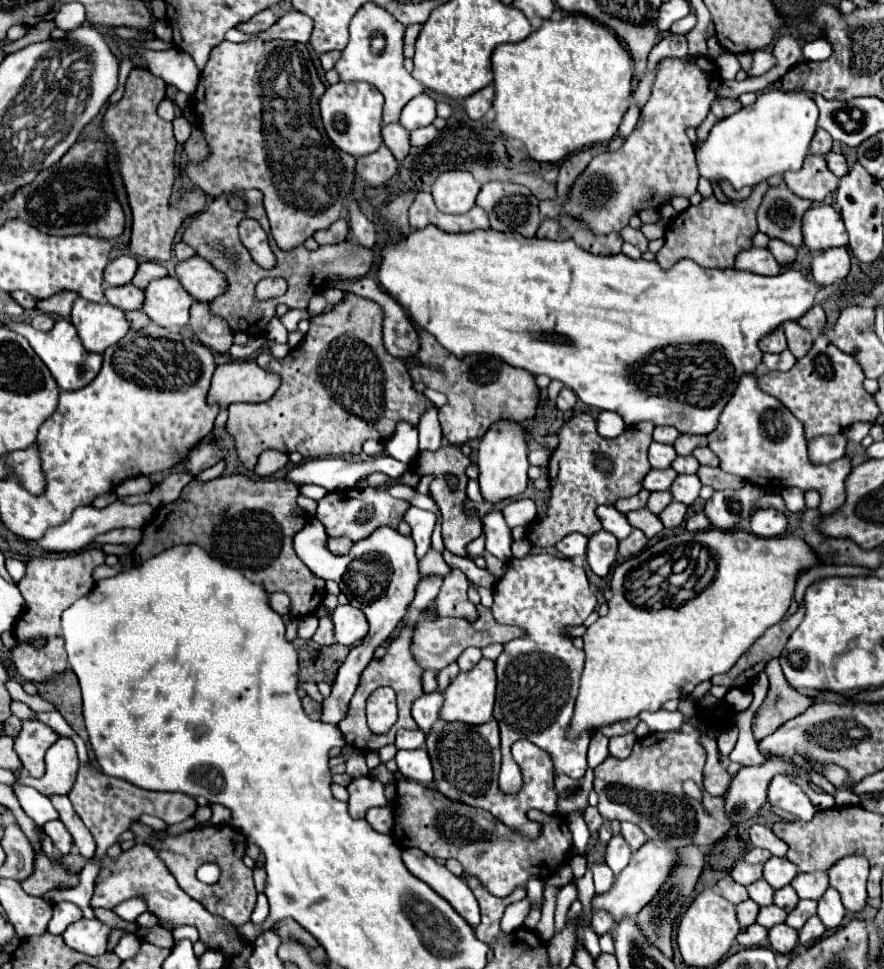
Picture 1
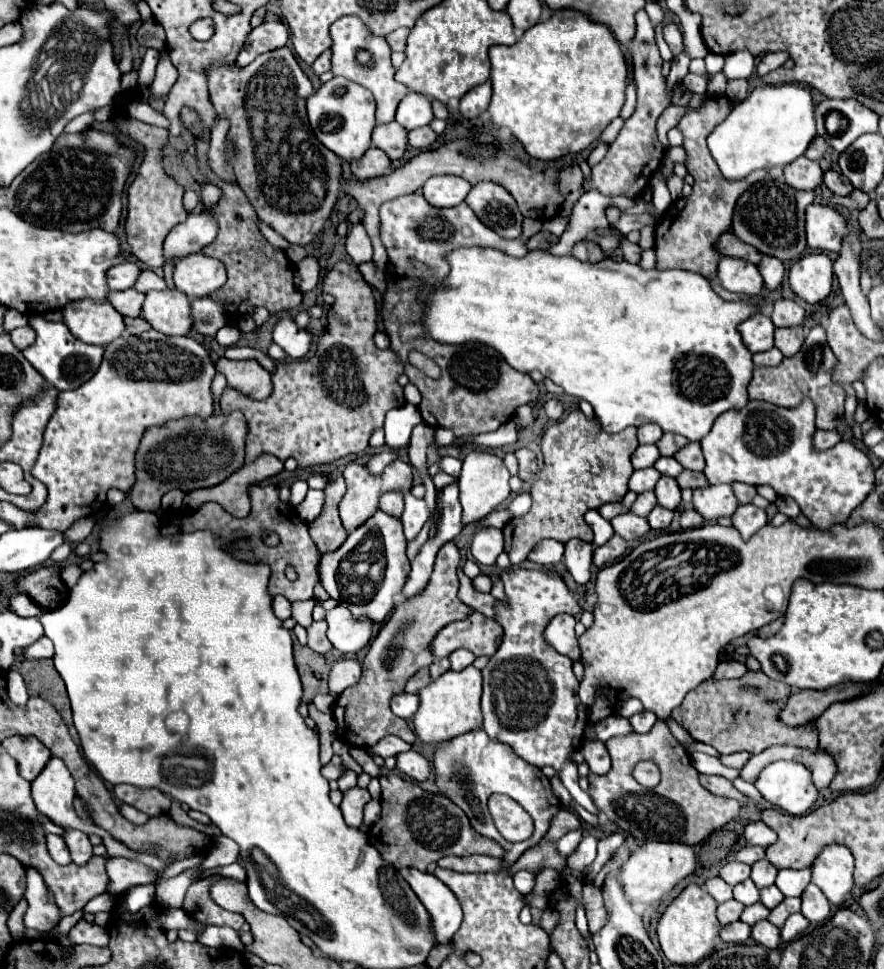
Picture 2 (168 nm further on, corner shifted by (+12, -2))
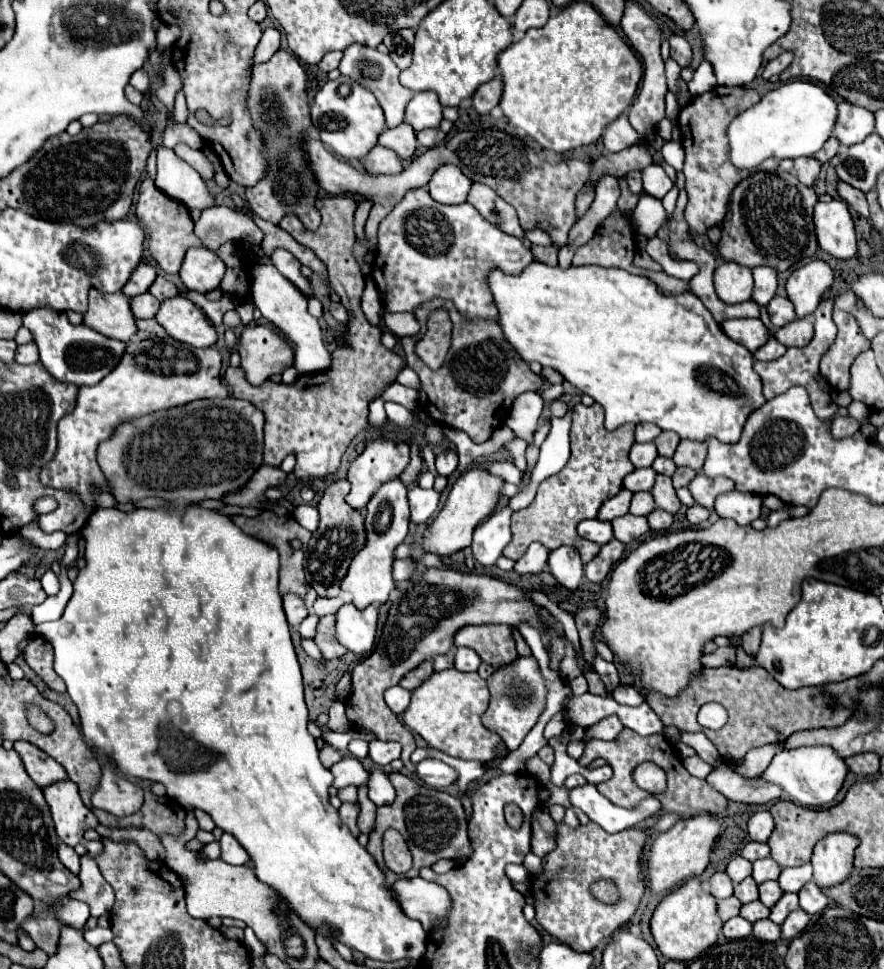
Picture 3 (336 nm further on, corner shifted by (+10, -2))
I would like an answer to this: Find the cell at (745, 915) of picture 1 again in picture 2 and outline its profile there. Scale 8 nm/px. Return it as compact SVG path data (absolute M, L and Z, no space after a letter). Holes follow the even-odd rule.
M730 899L730 901L726 901L726 903L720 903L720 905L718 905L718 921L720 921L722 925L734 923L734 921L740 919L742 911L744 911L744 905L738 903L736 899Z

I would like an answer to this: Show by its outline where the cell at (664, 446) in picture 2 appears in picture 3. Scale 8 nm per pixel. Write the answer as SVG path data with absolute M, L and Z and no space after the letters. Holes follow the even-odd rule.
M662 431L656 437L656 441L654 441L654 445L658 447L658 453L662 457L672 457L674 451L676 451L676 447L678 447L678 443L680 443L680 437L674 431Z

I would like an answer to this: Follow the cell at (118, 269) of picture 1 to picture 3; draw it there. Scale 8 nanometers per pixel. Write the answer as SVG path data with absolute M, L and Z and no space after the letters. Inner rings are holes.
M140 263L140 265L134 269L134 273L132 273L132 277L128 279L128 283L122 287L122 293L124 293L126 297L134 297L134 295L140 295L140 293L148 291L148 287L150 287L150 283L156 279L156 275L158 275L158 271L156 271L154 267L146 265L146 263Z

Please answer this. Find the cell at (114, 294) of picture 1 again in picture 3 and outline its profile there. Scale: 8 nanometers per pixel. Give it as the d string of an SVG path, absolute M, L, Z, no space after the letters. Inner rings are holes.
M140 293L130 299L130 311L136 319L152 319L160 307L160 301L150 293Z

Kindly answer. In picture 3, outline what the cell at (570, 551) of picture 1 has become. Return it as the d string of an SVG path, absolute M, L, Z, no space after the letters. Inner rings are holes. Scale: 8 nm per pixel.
M532 543L528 547L528 551L524 553L522 559L516 561L514 571L520 575L528 575L528 573L540 573L548 567L548 557L550 557L550 549L544 547L542 543Z

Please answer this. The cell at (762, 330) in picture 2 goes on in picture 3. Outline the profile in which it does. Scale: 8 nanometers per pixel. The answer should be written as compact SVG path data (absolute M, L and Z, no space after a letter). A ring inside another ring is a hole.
M728 319L722 323L722 331L736 343L742 343L750 353L754 353L772 337L760 319Z

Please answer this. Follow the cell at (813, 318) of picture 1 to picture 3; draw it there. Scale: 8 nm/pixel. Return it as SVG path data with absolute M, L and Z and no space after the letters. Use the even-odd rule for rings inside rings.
M774 297L768 303L768 315L770 315L770 321L776 329L780 329L786 323L792 323L794 319L798 319L796 311L792 307L792 301L788 297Z

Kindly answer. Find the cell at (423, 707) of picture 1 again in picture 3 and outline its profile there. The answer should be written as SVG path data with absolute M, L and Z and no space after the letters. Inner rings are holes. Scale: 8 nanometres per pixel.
M396 685L396 687L392 687L392 689L386 691L384 699L386 699L386 705L388 705L396 715L402 715L402 713L408 709L408 705L410 705L410 691L406 691L406 689L402 689L400 685Z

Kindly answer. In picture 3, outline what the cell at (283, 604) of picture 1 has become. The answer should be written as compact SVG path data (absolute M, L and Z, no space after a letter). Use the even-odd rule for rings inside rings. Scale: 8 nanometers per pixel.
M288 593L288 595L284 595L282 599L284 599L284 611L286 611L286 619L288 619L288 623L294 625L294 627L300 625L302 619L308 615L302 597L296 597L296 595Z

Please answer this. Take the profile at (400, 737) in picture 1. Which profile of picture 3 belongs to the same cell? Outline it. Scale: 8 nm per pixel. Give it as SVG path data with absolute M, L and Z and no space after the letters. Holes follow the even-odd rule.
M370 741L368 757L370 757L376 765L380 765L380 767L384 767L384 765L388 765L390 761L398 759L400 753L402 753L400 743L394 743L394 741Z

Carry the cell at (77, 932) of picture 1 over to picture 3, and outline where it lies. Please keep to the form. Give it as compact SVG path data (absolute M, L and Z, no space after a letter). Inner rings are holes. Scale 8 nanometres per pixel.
M96 927L96 929L90 929L90 931L84 933L84 939L86 939L90 945L94 945L94 947L112 941L112 937L114 937L112 931L110 931L110 929L102 929L102 927Z

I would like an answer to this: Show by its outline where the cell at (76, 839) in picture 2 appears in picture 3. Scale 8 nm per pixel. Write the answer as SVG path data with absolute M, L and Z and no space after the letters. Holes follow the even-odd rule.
M90 853L80 857L80 873L78 873L82 887L74 891L72 899L84 901L90 907L92 917L108 915L114 903L114 891L108 887L108 881L102 877L96 859Z

